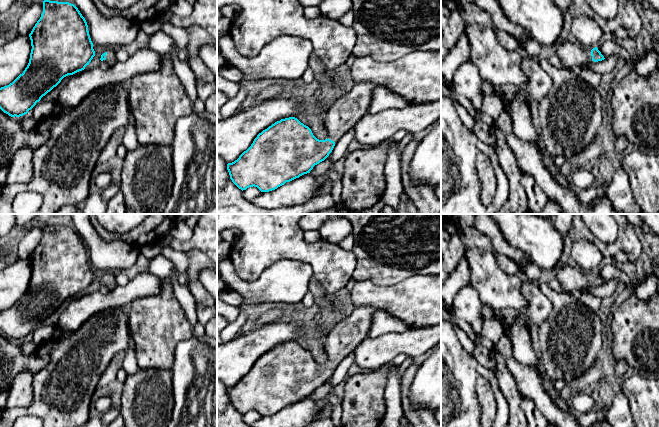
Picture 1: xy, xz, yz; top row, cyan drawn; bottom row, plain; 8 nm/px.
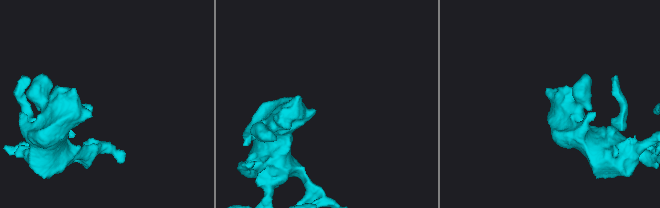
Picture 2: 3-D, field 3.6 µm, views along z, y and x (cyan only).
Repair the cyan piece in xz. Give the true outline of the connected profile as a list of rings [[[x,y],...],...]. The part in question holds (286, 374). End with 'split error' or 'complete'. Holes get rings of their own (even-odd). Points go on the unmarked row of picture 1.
[[[371,306],[354,307],[343,320],[333,327],[324,344],[328,363],[317,363],[311,353],[295,341],[275,346],[259,357],[251,370],[237,384],[227,388],[230,403],[242,415],[254,410],[261,416],[269,416],[286,406],[310,397],[315,389],[329,380],[335,366],[354,353],[357,346],[369,337],[373,316],[377,310]]] | split error

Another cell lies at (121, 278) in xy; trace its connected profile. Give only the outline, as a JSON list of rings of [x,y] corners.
[[[115,271],[113,274],[115,276],[117,286],[125,286],[129,282],[127,275],[123,271]]]

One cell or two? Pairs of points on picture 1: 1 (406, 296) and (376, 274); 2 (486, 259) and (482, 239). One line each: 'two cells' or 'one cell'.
1: two cells
2: two cells

